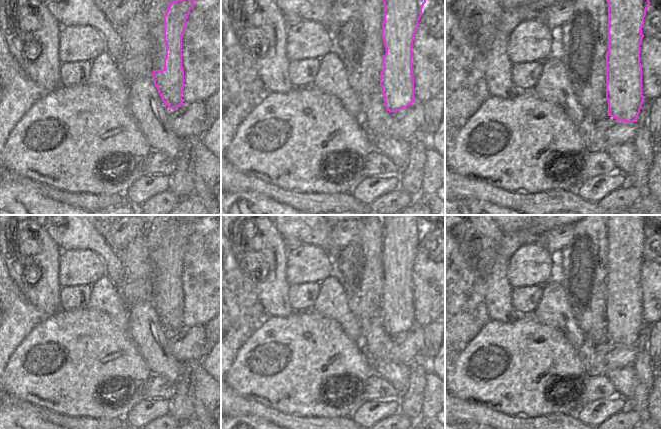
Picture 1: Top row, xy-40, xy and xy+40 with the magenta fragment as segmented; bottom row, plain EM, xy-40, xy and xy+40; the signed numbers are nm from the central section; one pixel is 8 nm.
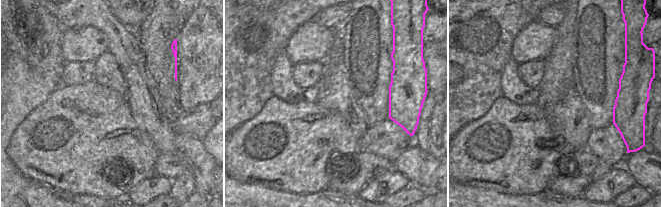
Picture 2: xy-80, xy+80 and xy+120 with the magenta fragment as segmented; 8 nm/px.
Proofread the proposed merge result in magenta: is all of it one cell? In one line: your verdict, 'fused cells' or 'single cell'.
single cell

